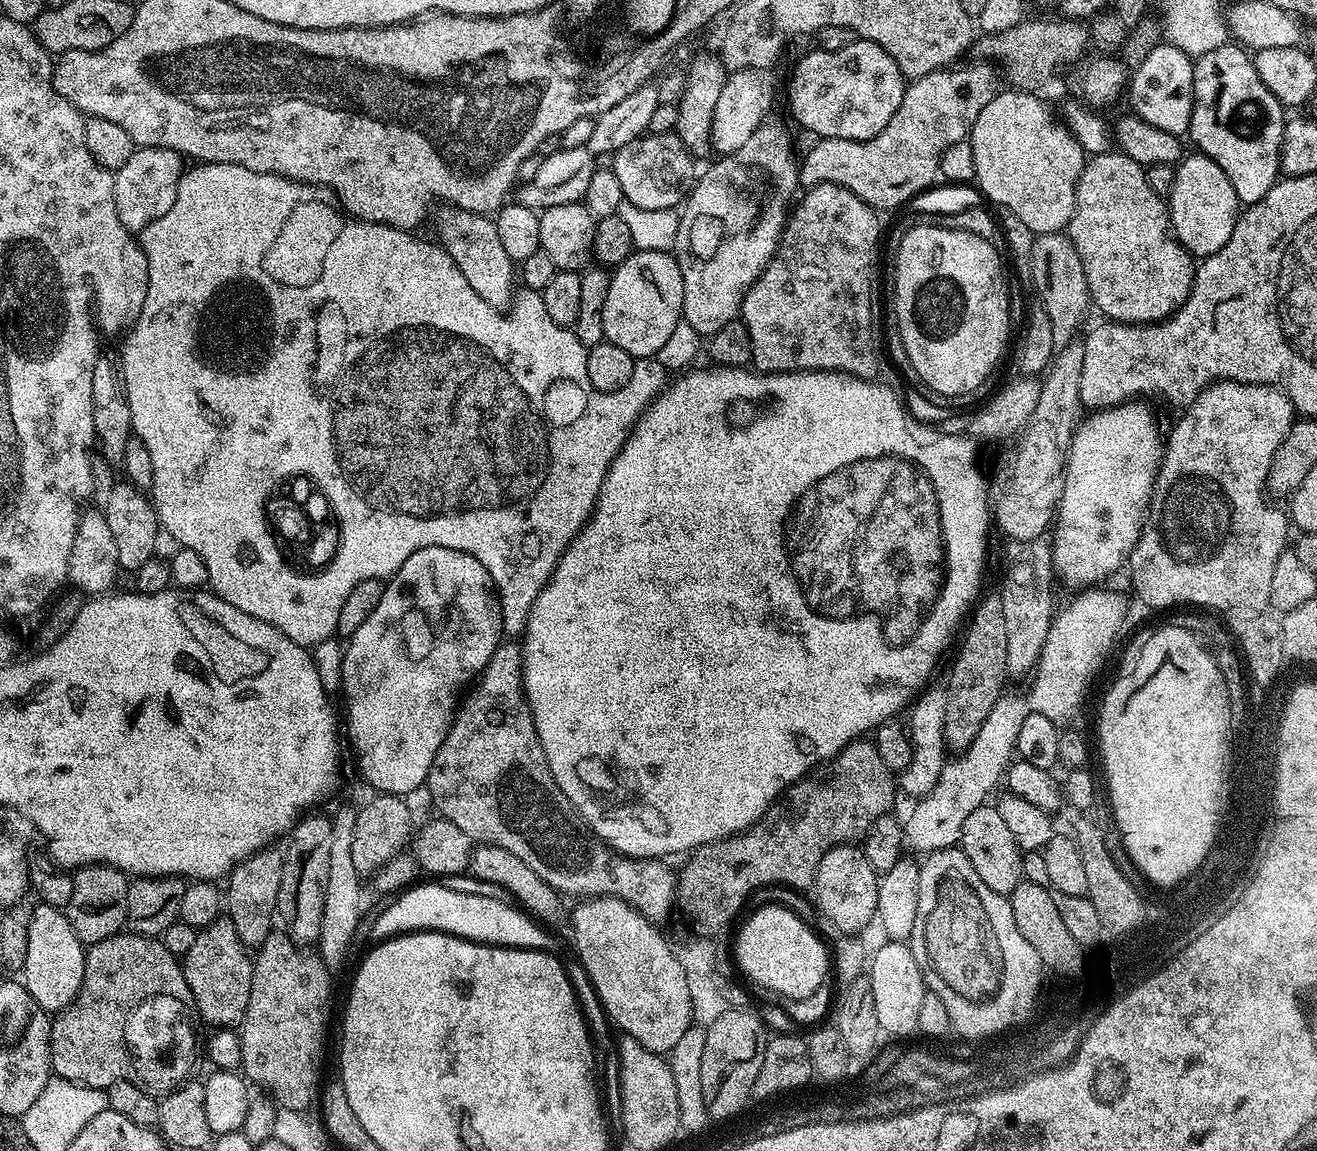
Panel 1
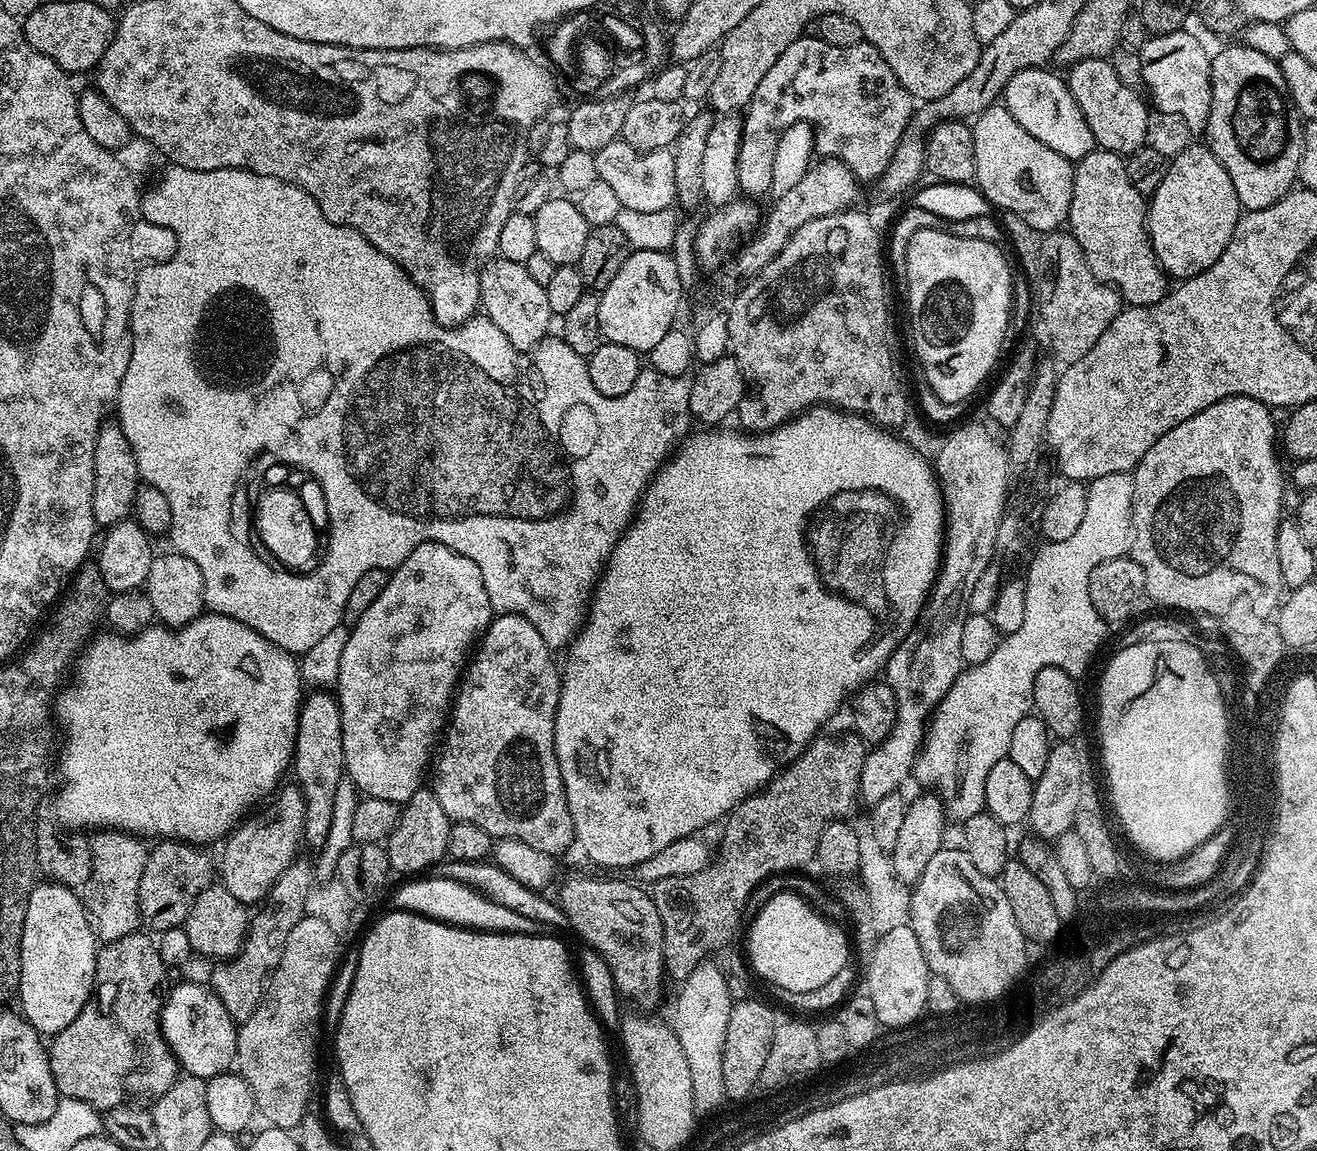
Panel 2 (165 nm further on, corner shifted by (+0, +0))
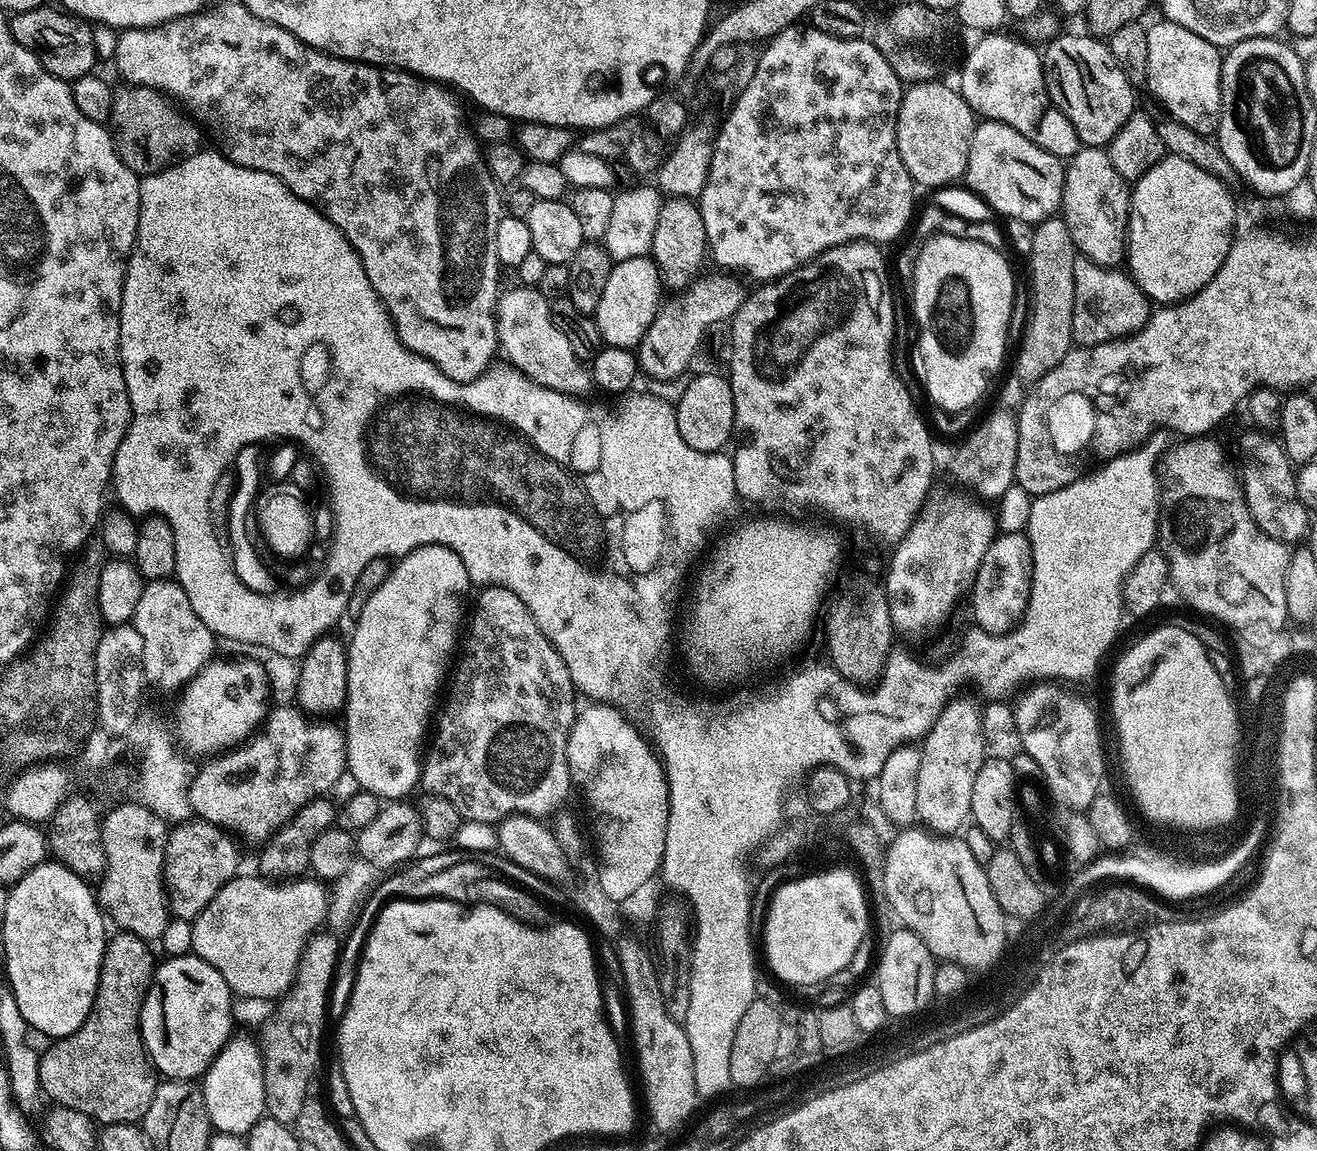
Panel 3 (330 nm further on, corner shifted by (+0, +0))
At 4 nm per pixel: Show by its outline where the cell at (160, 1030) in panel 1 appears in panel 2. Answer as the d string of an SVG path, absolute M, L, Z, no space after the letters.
M140 930L131 932L126 938L107 941L97 951L96 986L92 999L86 1002L78 1018L74 1018L66 1030L51 1037L46 1048L57 1093L70 1100L86 1102L101 1114L133 1102L144 1102L140 1100L155 1102L174 1086L178 1078L176 1056L168 1049L160 1032L160 1010L164 1006L170 972L159 957L157 941L151 935L143 934L148 935Z

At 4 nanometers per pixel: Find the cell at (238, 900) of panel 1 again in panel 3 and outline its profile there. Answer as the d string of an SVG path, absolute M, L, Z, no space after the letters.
M273 707L258 734L207 761L192 779L190 804L201 820L209 820L233 837L272 839L304 806L323 797L345 775L343 727L319 724L299 707Z

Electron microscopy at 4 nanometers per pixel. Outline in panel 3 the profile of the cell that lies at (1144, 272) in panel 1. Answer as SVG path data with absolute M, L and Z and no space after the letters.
M1081 146L1064 169L1062 219L1070 230L1077 253L1103 268L1123 265L1128 251L1130 184L1114 170L1104 148Z

